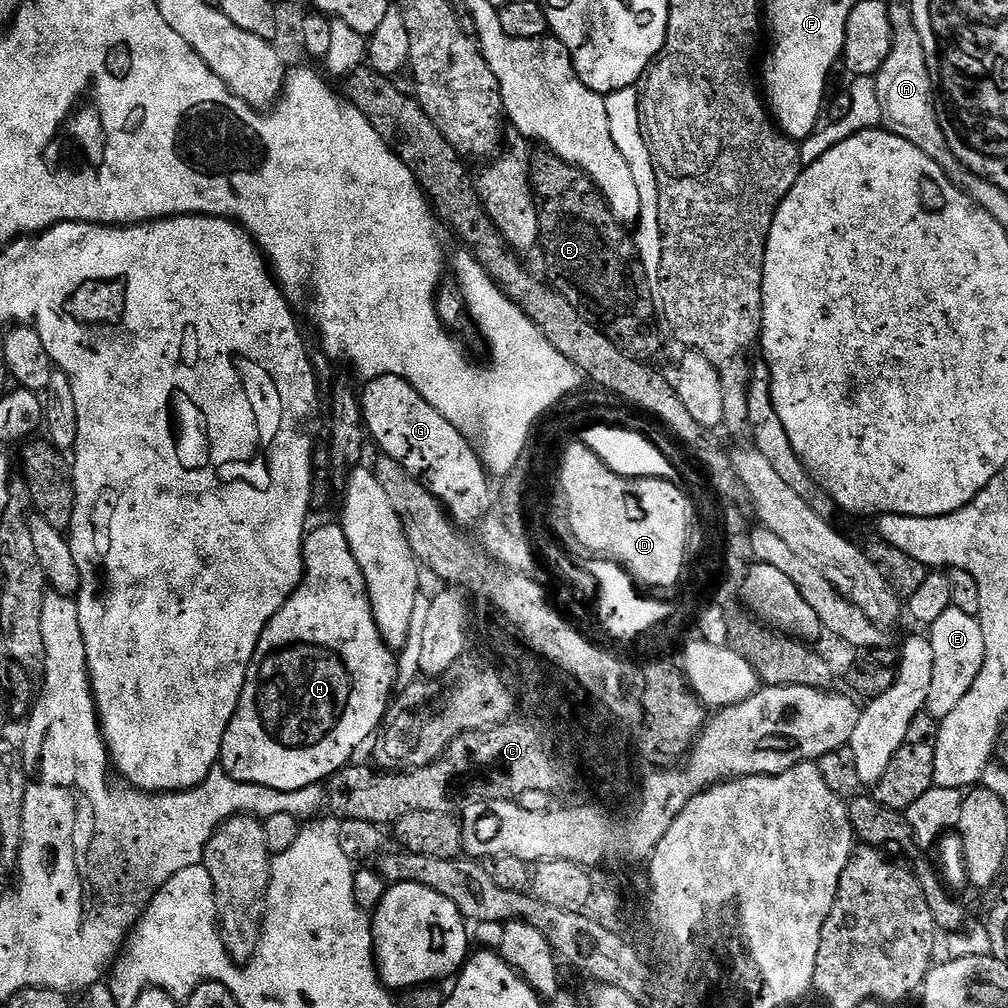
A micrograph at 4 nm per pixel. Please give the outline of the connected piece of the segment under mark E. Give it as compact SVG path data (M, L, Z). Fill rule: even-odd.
M948 608L938 622L930 626L930 639L934 646L934 678L930 682L930 698L927 715L943 718L966 698L970 686L982 670L982 662L986 658L986 642L982 642L982 626L977 617L962 614L962 610Z

